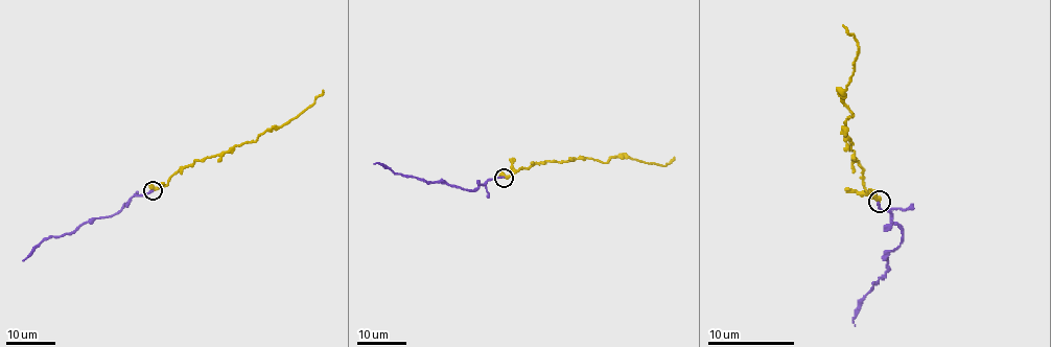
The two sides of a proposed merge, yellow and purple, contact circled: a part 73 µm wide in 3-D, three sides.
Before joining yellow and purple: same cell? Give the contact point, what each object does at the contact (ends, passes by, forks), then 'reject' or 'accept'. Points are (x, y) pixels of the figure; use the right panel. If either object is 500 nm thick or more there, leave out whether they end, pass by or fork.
place (880, 202); yellow passes by; purple ends; accept

